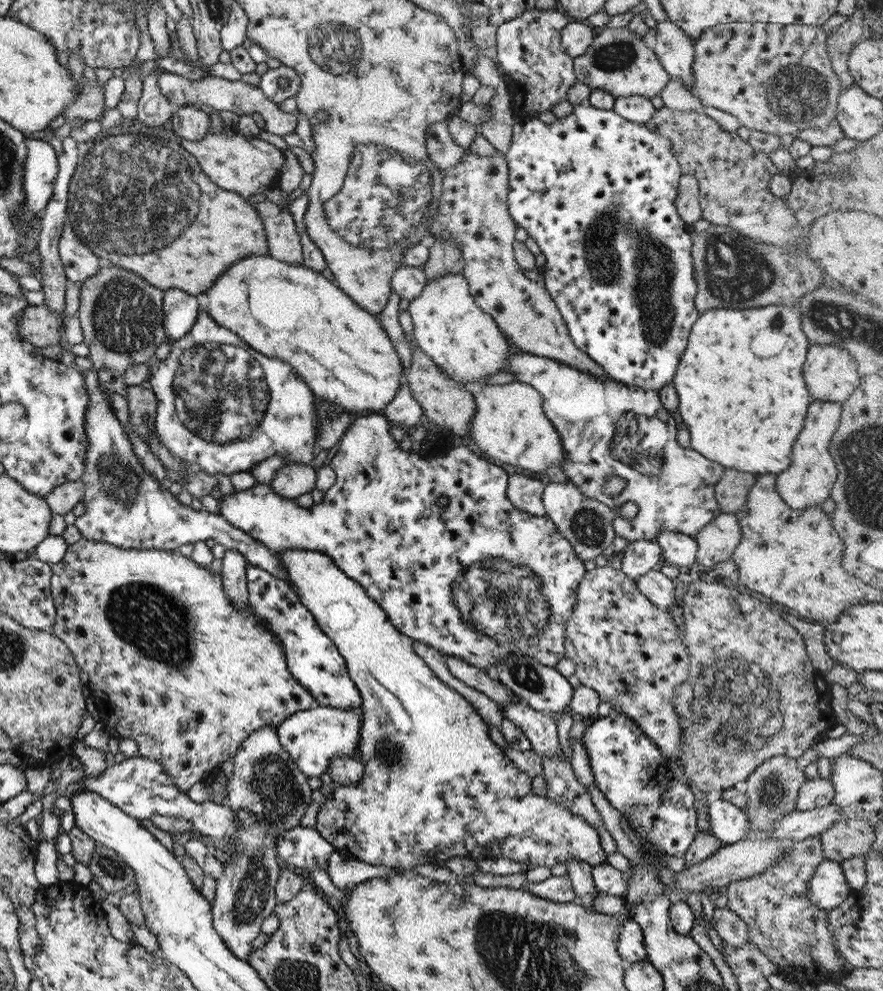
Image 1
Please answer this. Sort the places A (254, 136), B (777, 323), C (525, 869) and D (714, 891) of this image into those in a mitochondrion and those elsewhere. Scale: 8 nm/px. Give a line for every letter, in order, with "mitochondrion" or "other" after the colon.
A: other
B: mitochondrion
C: other
D: other

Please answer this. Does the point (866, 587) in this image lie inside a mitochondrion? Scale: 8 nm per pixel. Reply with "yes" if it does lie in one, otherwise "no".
no

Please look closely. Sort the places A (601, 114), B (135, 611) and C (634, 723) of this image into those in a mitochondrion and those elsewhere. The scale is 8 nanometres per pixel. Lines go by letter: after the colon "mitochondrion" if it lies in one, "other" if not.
A: other
B: mitochondrion
C: other

